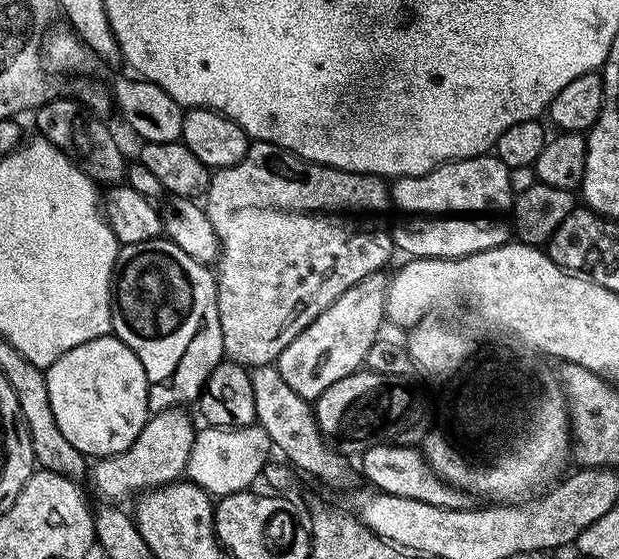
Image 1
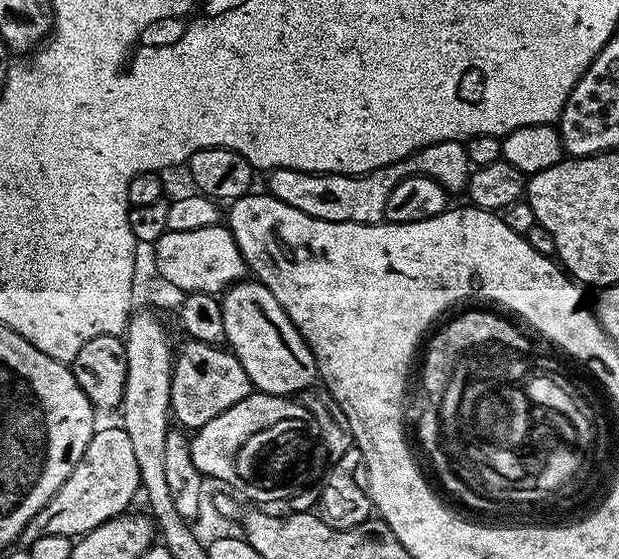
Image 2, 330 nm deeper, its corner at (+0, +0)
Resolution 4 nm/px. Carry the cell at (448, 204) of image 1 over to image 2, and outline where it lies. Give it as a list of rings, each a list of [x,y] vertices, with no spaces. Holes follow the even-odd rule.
[[[447,140],[420,148],[412,156],[393,164],[382,166],[363,176],[333,176],[315,172],[299,172],[293,168],[274,168],[267,173],[267,191],[274,198],[326,222],[354,222],[355,224],[379,224],[384,220],[386,202],[394,194],[394,186],[411,176],[429,176],[441,184],[450,194],[463,193],[472,177],[474,165],[468,157],[468,149],[459,140]]]

